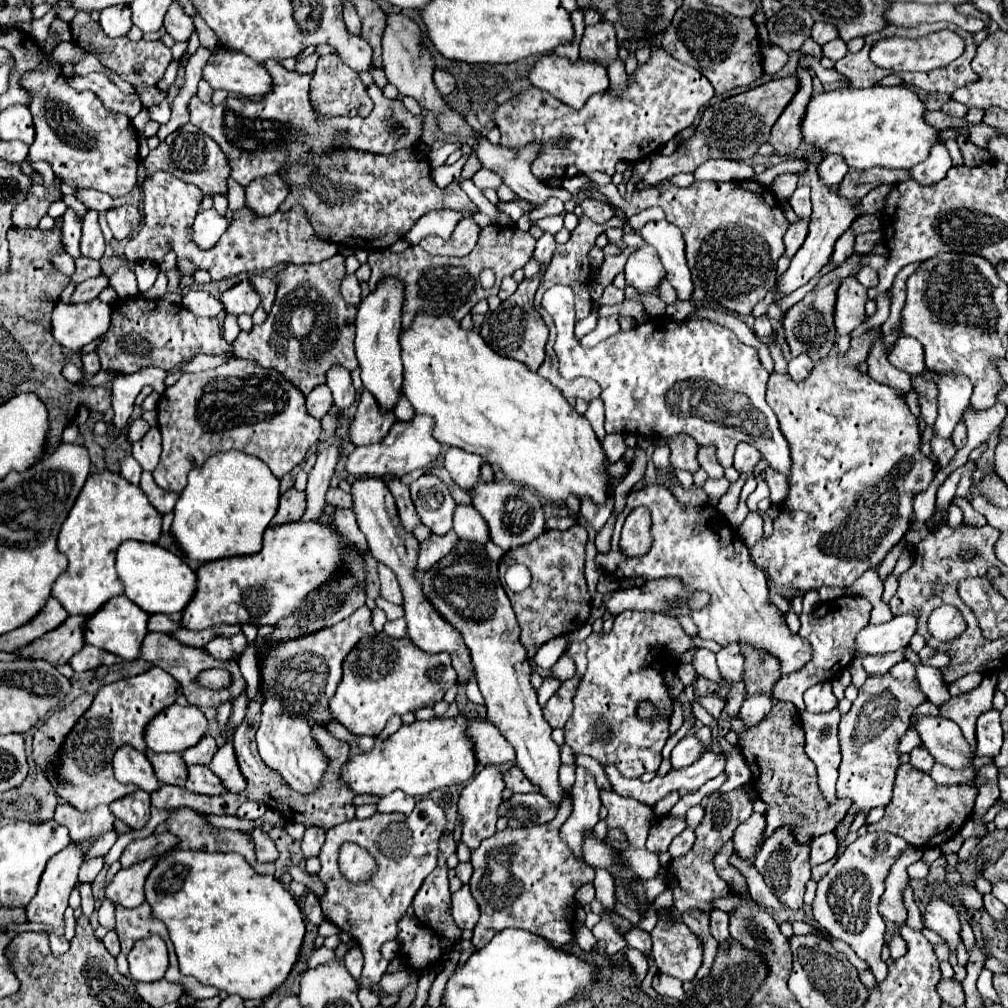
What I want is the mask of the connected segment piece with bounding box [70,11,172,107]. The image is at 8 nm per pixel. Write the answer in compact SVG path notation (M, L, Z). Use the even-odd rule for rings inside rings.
M78 11L76 17L72 19L70 27L72 27L74 43L78 43L80 47L94 53L104 67L116 71L124 81L128 81L138 91L142 105L152 107L152 105L160 105L166 99L166 91L158 89L158 81L164 77L164 71L172 59L172 51L160 39L156 39L156 41L146 41L146 39L130 41L128 37L112 39L102 31L98 21L90 19L90 15L86 11Z

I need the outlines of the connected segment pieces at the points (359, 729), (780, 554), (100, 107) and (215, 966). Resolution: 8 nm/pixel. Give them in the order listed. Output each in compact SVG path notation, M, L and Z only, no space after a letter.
M382 631L374 637L364 637L346 657L344 661L344 677L342 683L336 689L336 695L330 699L330 711L336 721L340 721L346 729L350 729L356 735L378 735L390 717L404 715L408 711L418 711L422 707L434 707L436 701L440 701L446 693L446 689L456 685L456 671L450 665L448 653L426 653L420 651L408 637L402 639L390 639Z
M880 328L866 331L861 336L850 341L850 351L846 353L846 357L840 355L828 355L826 359L822 359L820 363L816 363L814 371L808 375L808 379L804 379L802 383L792 383L792 379L788 379L788 373L772 373L768 379L768 387L766 387L766 401L772 407L772 411L778 417L780 429L784 433L784 437L788 439L790 447L792 447L792 471L790 471L790 495L784 501L784 507L780 505L780 515L774 519L774 531L768 539L760 539L754 547L750 547L750 555L754 559L754 563L764 569L780 595L784 597L794 597L798 593L806 593L810 589L818 589L822 585L826 587L850 587L866 569L876 567L886 553L906 535L906 531L910 529L910 521L912 521L912 501L918 493L926 491L928 485L934 479L934 463L930 457L926 457L920 451L920 429L918 429L918 419L910 413L908 403L906 403L906 395L900 391L892 391L892 387L876 383L874 379L870 379L868 375L860 375L856 371L856 365L865 362L870 351L870 345L876 339L876 335L880 333Z
M56 69L30 71L22 83L34 95L30 111L36 139L28 153L30 165L48 161L62 183L70 187L92 187L114 199L126 195L138 183L138 133L128 115L108 111L92 91L74 91Z
M172 851L172 855L168 855L166 859L160 859L158 865L152 869L152 873L146 879L146 901L152 905L154 917L160 917L170 933L170 939L174 943L176 955L178 955L178 963L180 963L180 973L184 975L192 975L196 977L202 985L212 985L220 991L226 991L228 995L240 995L242 999L266 999L270 997L280 985L284 985L284 981L288 979L290 971L294 969L298 957L300 957L300 947L304 941L304 933L306 933L306 923L302 917L302 911L298 907L298 903L294 901L292 893L274 877L274 875L260 875L256 873L240 855L236 853L206 853L206 851Z

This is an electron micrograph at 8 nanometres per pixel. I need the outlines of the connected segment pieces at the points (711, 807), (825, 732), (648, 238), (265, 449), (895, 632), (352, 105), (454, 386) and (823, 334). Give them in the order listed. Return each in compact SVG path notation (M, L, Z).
M744 787L732 789L728 793L714 791L706 797L706 815L704 815L700 827L696 829L696 843L694 843L692 851L684 857L672 859L672 865L668 869L668 887L672 887L672 891L674 891L674 907L680 913L686 913L686 911L708 913L708 909L714 909L712 907L714 899L730 895L730 887L718 877L718 873L714 869L714 857L724 847L724 843L732 839L734 829L742 821L746 821L752 813L754 813L752 801Z
M834 707L820 715L802 715L802 727L806 733L806 755L818 769L818 785L828 803L836 803L836 779L840 765L840 741L838 741L840 711Z
M662 219L662 221L646 223L640 229L640 235L648 245L652 245L658 251L658 257L666 269L666 279L676 289L678 299L690 299L694 285L684 257L682 231L676 225Z
M236 357L204 373L184 373L170 385L158 401L158 425L162 431L162 457L152 475L162 489L176 493L186 487L190 469L200 467L220 451L232 449L260 457L282 479L320 437L320 421L306 411L302 391L296 391L278 371Z
M896 615L892 621L882 625L868 625L856 635L856 651L862 655L890 653L902 649L910 643L918 629L918 619L914 615Z
M318 59L314 79L310 85L310 99L318 113L322 115L370 115L374 103L366 93L366 85L360 81L358 73L346 63L338 61L338 73L330 75Z
M418 313L410 331L402 331L400 343L404 359L402 391L416 413L434 417L434 437L440 443L478 453L486 463L498 463L508 481L524 483L556 505L564 505L570 495L580 501L588 497L596 505L610 497L610 461L596 433L550 381L532 373L520 361L500 357L484 343L478 331L464 331L448 315L432 317Z
M832 283L824 289L810 291L810 293L806 293L806 297L800 303L796 303L792 309L786 311L782 323L786 329L786 341L788 341L794 357L800 355L802 351L806 351L814 361L818 361L832 351L832 347L836 343L836 329L834 329L834 321L832 321L836 289L838 289L838 283Z

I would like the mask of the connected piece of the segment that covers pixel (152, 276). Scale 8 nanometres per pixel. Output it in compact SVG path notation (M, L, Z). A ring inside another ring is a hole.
M140 261L136 263L134 267L134 273L138 277L138 289L140 291L146 291L154 285L156 281L156 275L158 275L158 267L154 263L148 263L148 261Z

